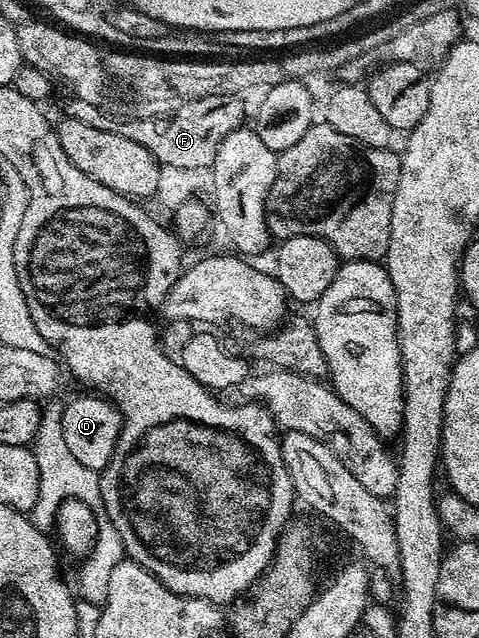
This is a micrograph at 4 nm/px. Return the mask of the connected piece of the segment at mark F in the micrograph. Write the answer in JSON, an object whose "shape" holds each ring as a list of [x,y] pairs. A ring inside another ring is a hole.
{"shape":[[[226,94],[223,98],[193,98],[190,102],[181,103],[169,116],[122,120],[117,123],[116,129],[119,134],[128,136],[128,140],[144,144],[144,148],[148,148],[148,152],[152,152],[152,156],[156,156],[156,160],[163,167],[175,166],[196,172],[205,166],[206,169],[213,167],[214,158],[218,155],[224,138],[243,125],[242,102],[241,97],[232,94]]]}

